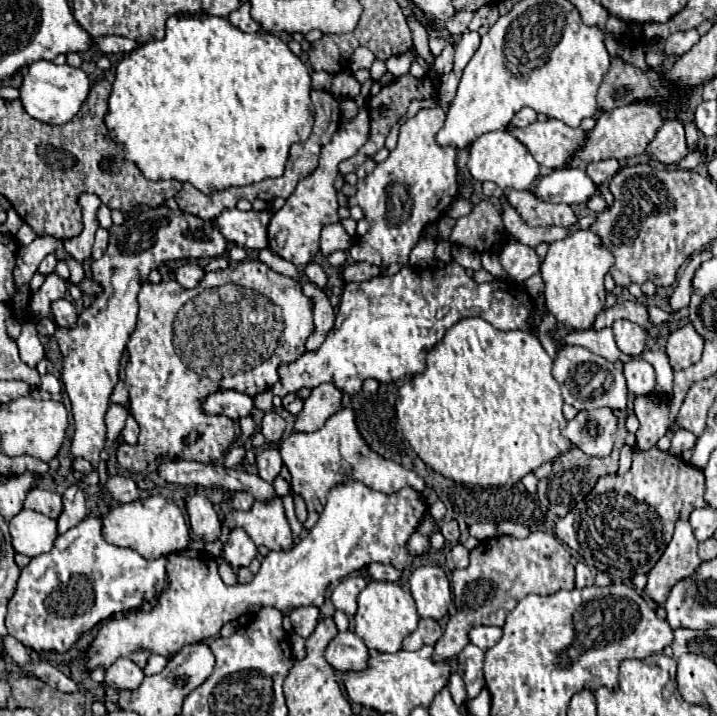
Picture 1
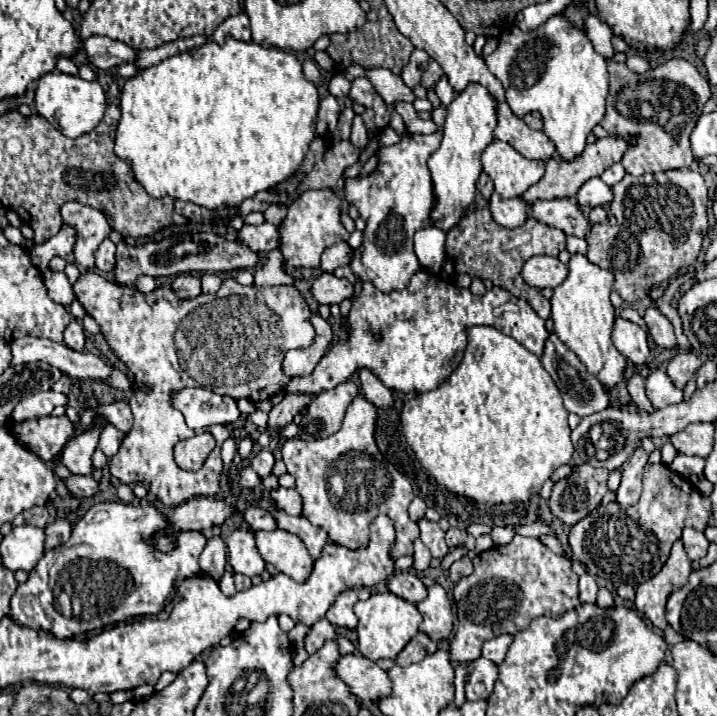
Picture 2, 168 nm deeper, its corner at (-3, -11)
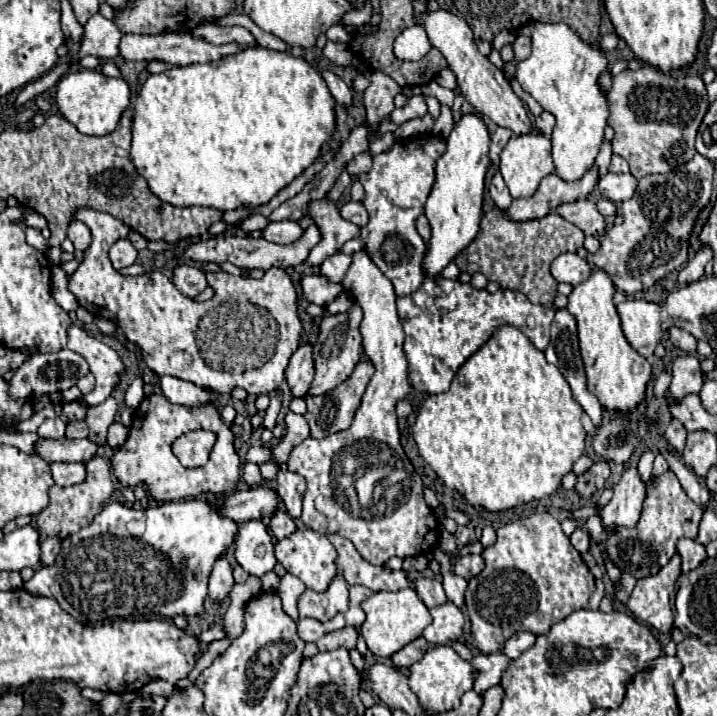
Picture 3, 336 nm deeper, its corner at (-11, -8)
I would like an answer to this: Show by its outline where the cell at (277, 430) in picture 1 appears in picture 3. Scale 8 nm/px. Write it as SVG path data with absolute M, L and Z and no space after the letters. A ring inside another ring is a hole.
M352 304L348 314L336 314L336 316L324 316L320 324L320 334L314 344L314 366L316 366L316 376L306 392L306 396L318 396L334 390L340 382L344 382L354 366L360 362L362 356L362 336L358 332L362 320L362 308L358 304Z

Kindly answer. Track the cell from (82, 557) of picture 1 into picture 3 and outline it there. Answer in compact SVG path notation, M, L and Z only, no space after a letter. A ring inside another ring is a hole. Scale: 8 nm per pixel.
M206 500L162 502L154 508L136 510L120 502L106 502L94 522L82 528L76 542L62 540L62 550L52 566L38 566L32 580L24 582L24 590L32 596L54 598L64 612L80 624L94 624L106 618L146 616L156 610L160 616L174 618L176 614L200 614L208 594L208 574L216 556L226 552L234 542L238 524L224 520Z

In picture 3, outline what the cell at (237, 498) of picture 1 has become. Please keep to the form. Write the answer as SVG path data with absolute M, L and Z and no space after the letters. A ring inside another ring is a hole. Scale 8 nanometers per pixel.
M276 510L276 512L272 514L272 518L270 518L268 528L270 528L270 532L274 534L276 540L282 540L282 538L290 536L290 534L296 530L296 524L294 524L294 520L292 520L286 512Z

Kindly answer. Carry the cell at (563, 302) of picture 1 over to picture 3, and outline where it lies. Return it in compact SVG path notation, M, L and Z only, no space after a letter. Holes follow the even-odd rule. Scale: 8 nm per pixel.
M592 268L590 278L572 288L566 310L576 318L588 388L598 396L604 408L626 412L644 400L646 384L652 380L652 366L626 342L620 328L620 316L612 302L614 292L612 278L602 268Z

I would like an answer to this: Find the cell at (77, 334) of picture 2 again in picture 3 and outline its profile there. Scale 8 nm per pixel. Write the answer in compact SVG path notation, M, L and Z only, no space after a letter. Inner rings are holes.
M82 326L70 328L68 348L72 352L78 352L80 356L84 356L86 362L90 364L90 372L96 376L96 388L90 394L82 396L84 404L88 404L88 406L102 404L114 390L116 382L120 380L120 374L124 372L122 360L110 346L106 346L104 342L90 336Z

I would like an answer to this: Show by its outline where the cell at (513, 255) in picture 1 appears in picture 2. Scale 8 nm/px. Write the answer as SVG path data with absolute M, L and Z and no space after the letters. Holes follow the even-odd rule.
M532 257L526 261L522 277L532 287L558 287L568 277L568 267L556 257Z

